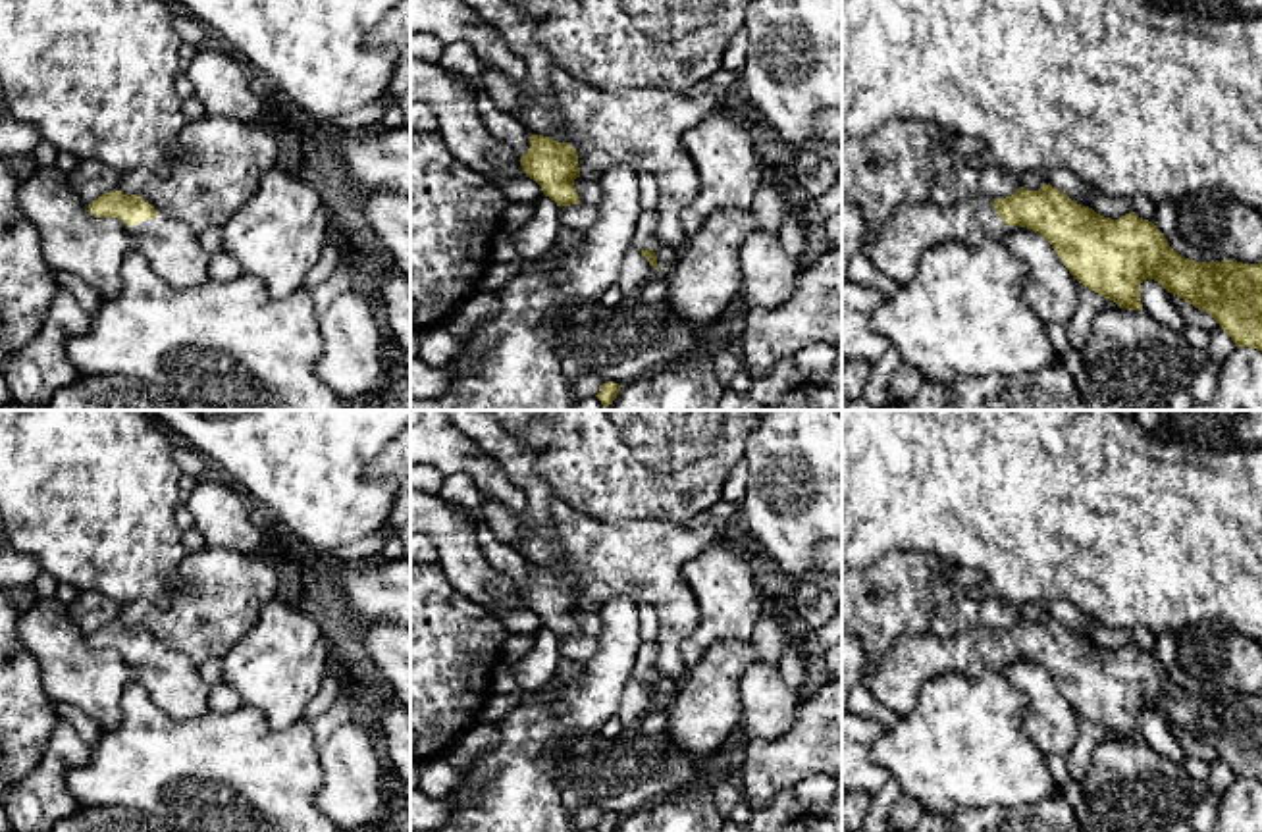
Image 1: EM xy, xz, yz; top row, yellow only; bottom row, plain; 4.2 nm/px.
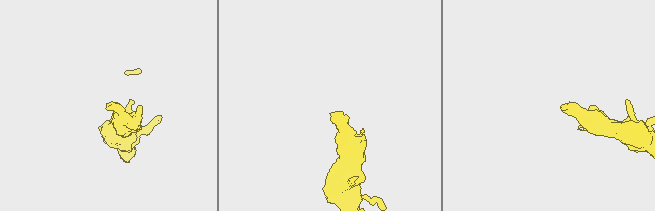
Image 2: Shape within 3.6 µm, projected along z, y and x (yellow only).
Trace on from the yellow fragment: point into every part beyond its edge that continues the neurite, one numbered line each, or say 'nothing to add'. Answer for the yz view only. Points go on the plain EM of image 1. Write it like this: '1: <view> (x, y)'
1: yz (896, 680)

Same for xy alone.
1: xy (174, 682)

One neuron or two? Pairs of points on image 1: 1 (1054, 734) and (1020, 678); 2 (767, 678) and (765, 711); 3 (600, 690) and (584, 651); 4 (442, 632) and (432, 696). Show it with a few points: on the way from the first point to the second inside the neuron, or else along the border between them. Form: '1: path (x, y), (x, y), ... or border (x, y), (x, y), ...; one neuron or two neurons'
1: path (1049, 721), (1047, 705), (1033, 692); one neuron
2: path (765, 686), (765, 703); one neuron
3: border (598, 638), (598, 650), (582, 663); two neurons
4: path (432, 648), (432, 680); one neuron

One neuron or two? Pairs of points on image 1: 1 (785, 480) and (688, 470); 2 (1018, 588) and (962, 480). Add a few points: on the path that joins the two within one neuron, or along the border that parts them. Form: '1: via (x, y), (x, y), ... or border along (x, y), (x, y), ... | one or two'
1: border along (754, 430), (742, 459) | two
2: via (1018, 561), (1018, 536), (989, 507) | one

